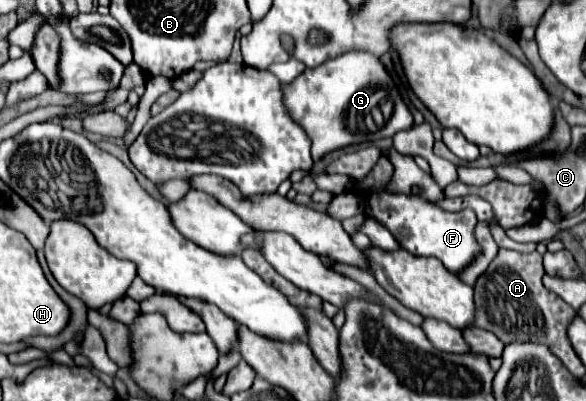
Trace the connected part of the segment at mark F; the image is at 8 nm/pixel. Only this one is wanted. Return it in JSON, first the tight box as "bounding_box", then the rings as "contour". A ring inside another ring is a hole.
{"bounding_box":[364,191,482,273],"contour":[[[378,191],[366,197],[364,211],[368,217],[374,217],[384,227],[388,227],[392,235],[396,235],[402,249],[410,251],[412,255],[420,255],[420,257],[436,257],[452,273],[464,271],[464,267],[474,263],[476,257],[482,253],[482,247],[476,243],[476,237],[474,237],[478,219],[470,209],[448,213],[420,197],[392,195],[386,191]]]}

